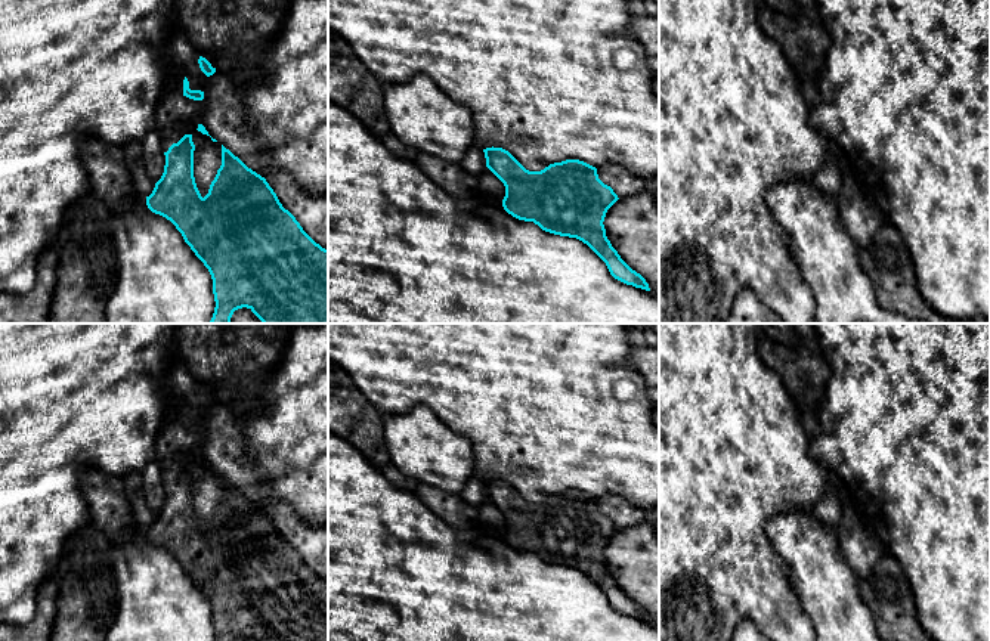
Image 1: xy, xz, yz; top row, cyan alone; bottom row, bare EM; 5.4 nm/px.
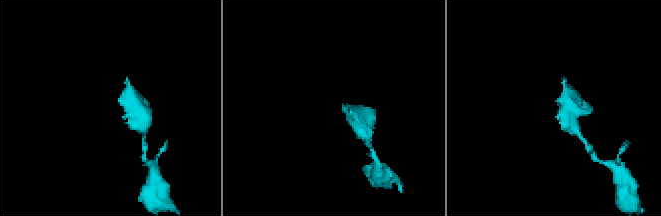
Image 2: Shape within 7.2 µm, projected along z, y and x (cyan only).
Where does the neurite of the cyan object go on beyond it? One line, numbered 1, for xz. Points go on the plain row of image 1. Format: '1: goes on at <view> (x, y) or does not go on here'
1: does not go on here

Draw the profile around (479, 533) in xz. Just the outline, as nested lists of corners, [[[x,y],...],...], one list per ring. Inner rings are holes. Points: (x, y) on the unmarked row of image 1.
[[[328,433],[328,641],[659,641],[659,628],[641,619],[615,610],[606,594],[582,572],[542,561],[533,552],[525,552],[508,545],[502,533],[480,521],[464,533],[434,515],[412,492],[395,487],[381,471],[375,470],[365,456],[347,440]]]

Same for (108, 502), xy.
[[[84,468],[80,471],[80,487],[92,523],[112,542],[120,542],[130,527],[146,533],[146,529],[140,527],[134,518],[130,493],[121,477]]]

